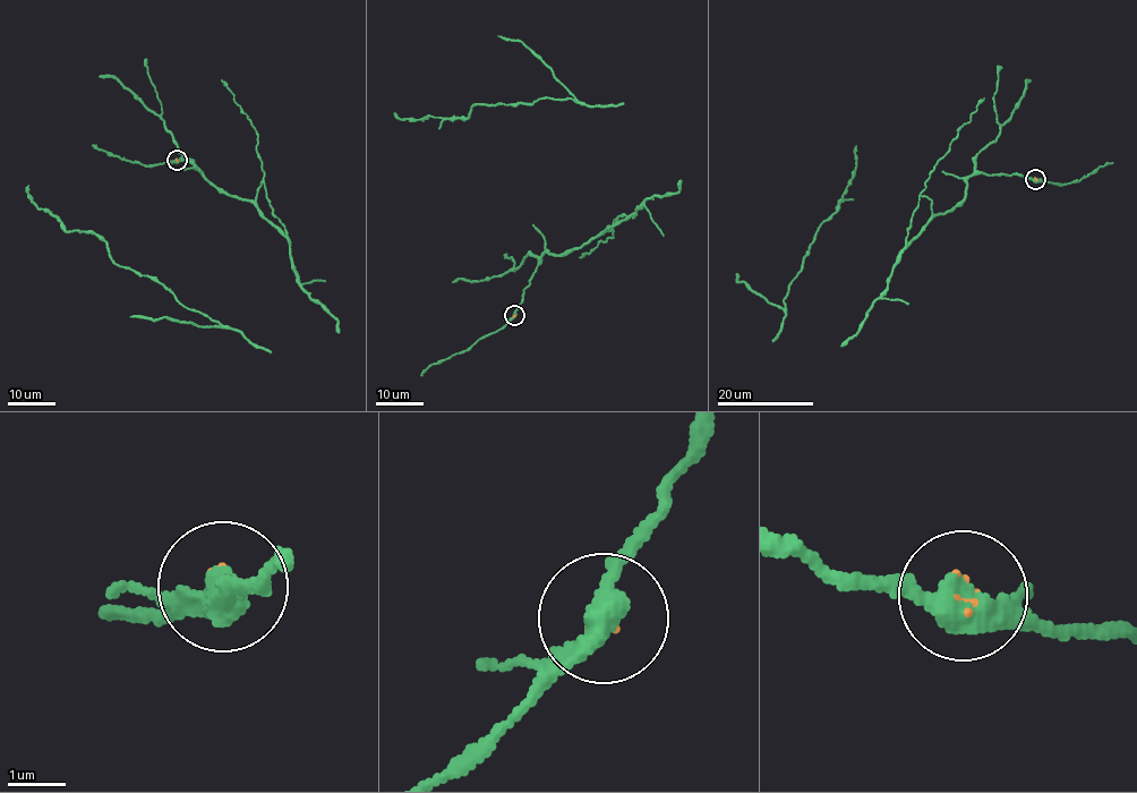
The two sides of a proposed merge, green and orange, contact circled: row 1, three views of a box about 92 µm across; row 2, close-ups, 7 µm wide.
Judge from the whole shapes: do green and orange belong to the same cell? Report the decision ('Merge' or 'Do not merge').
Do not merge

